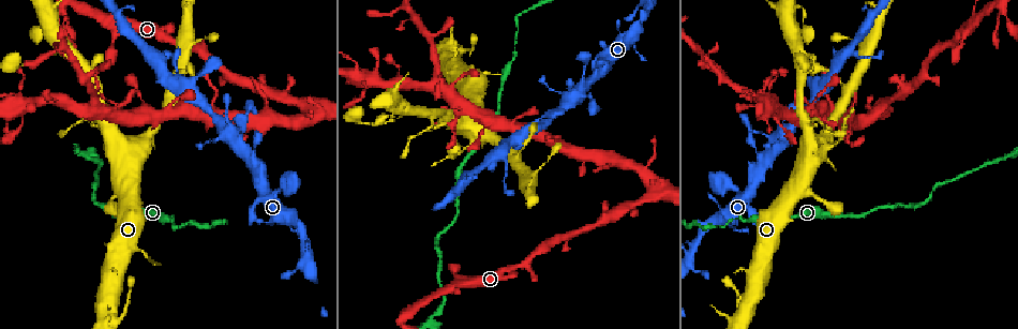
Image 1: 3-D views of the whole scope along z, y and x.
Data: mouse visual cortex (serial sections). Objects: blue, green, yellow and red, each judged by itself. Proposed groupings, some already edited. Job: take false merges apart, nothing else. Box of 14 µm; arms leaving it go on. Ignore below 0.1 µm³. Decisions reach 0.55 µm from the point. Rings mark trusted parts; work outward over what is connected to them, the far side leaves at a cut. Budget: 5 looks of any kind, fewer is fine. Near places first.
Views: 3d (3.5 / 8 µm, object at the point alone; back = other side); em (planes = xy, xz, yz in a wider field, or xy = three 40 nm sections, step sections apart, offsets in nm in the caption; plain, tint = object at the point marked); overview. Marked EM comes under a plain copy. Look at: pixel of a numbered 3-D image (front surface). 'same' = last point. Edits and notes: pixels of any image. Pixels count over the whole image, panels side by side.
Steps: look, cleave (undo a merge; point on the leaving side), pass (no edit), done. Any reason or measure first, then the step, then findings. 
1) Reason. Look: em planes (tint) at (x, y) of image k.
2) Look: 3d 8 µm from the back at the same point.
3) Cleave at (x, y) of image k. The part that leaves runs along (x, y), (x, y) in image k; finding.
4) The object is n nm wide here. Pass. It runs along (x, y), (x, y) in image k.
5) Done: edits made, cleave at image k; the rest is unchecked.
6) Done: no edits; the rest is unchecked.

Narrows sharply. Look: 3d 8 µm at (391, 121) of image 1.

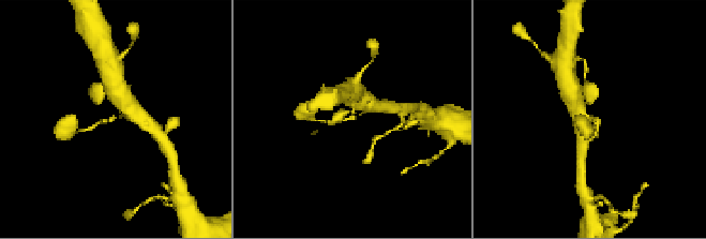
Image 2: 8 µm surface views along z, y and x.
Closer look. Look: 3d 3.5 µm at (350, 119) of image 2.

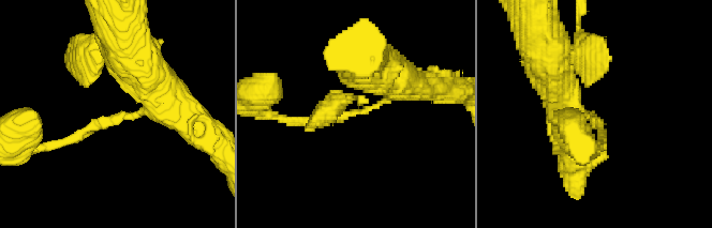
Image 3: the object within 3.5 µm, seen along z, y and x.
The arms are 150, 350 nm wide; shape alone is not enough. Look: em xy step 2 (tint) at (593, 121) of image 3.

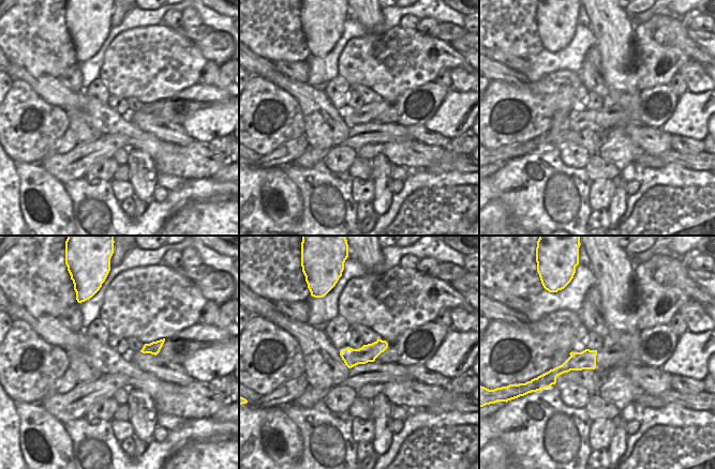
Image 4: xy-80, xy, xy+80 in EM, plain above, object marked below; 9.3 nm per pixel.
Pass. It runs along (169, 97), (52, 147) in image 3; continuous, no second cell.

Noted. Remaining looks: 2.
Two arms in line, one across. Look: 3d 3.5 µm at (90, 157) of image 1.

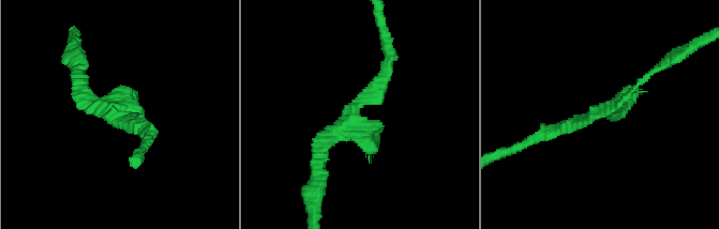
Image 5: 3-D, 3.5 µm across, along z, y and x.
3 arms meet here; the arms are 100, 150, 200 nm wide; now the EM. Look: em xy step 5 (tint) at (115, 115) of image 5.

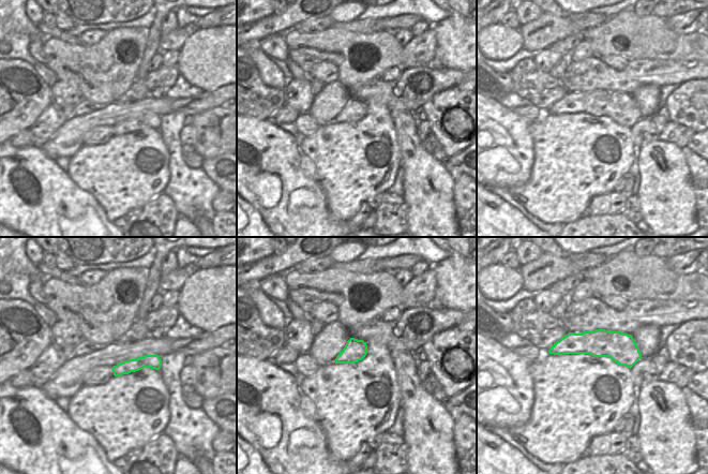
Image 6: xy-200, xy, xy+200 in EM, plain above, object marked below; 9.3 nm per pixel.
Pass. It runs along (552, 351), (616, 344), (637, 356) in image 6; all the same cell.

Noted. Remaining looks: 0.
Done: no edits; the rest is unchecked.

